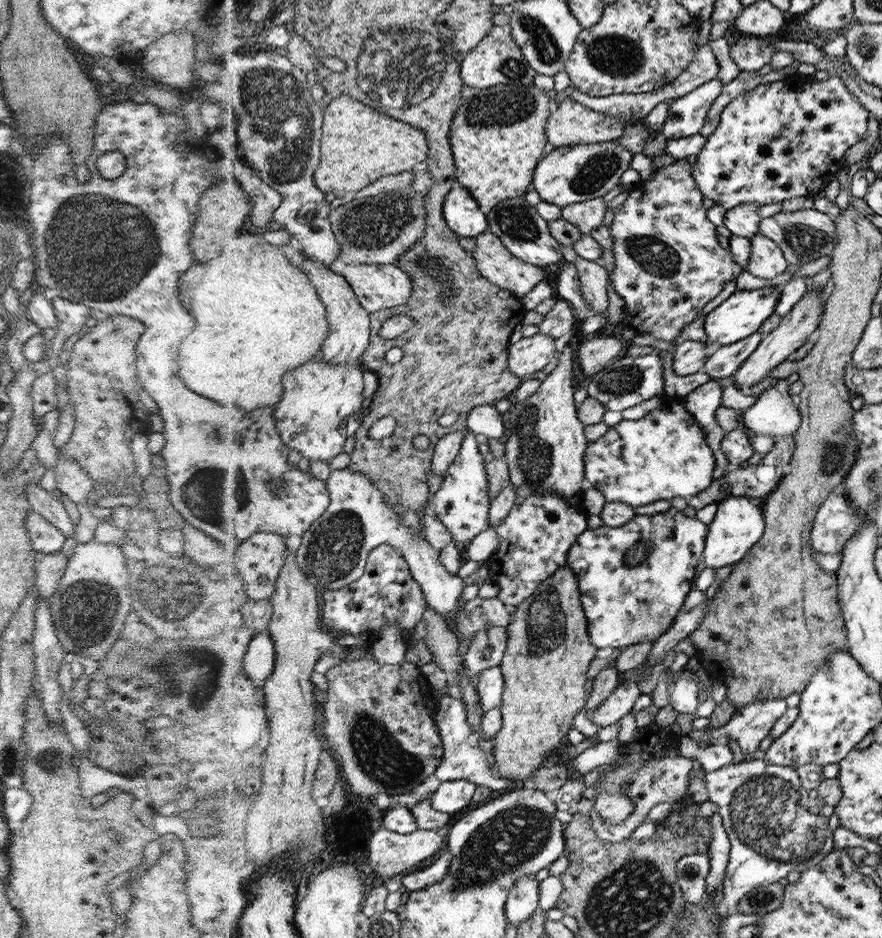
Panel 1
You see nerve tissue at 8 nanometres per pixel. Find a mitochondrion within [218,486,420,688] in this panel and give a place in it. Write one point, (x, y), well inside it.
(331, 553)

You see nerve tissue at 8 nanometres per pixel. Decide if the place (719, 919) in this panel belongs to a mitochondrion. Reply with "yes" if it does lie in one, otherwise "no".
no

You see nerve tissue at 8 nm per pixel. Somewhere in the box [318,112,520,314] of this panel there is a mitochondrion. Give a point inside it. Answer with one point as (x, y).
(369, 225)

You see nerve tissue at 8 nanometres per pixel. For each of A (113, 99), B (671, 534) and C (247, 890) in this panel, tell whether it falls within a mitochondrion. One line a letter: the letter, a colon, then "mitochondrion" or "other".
A: other
B: other
C: other

